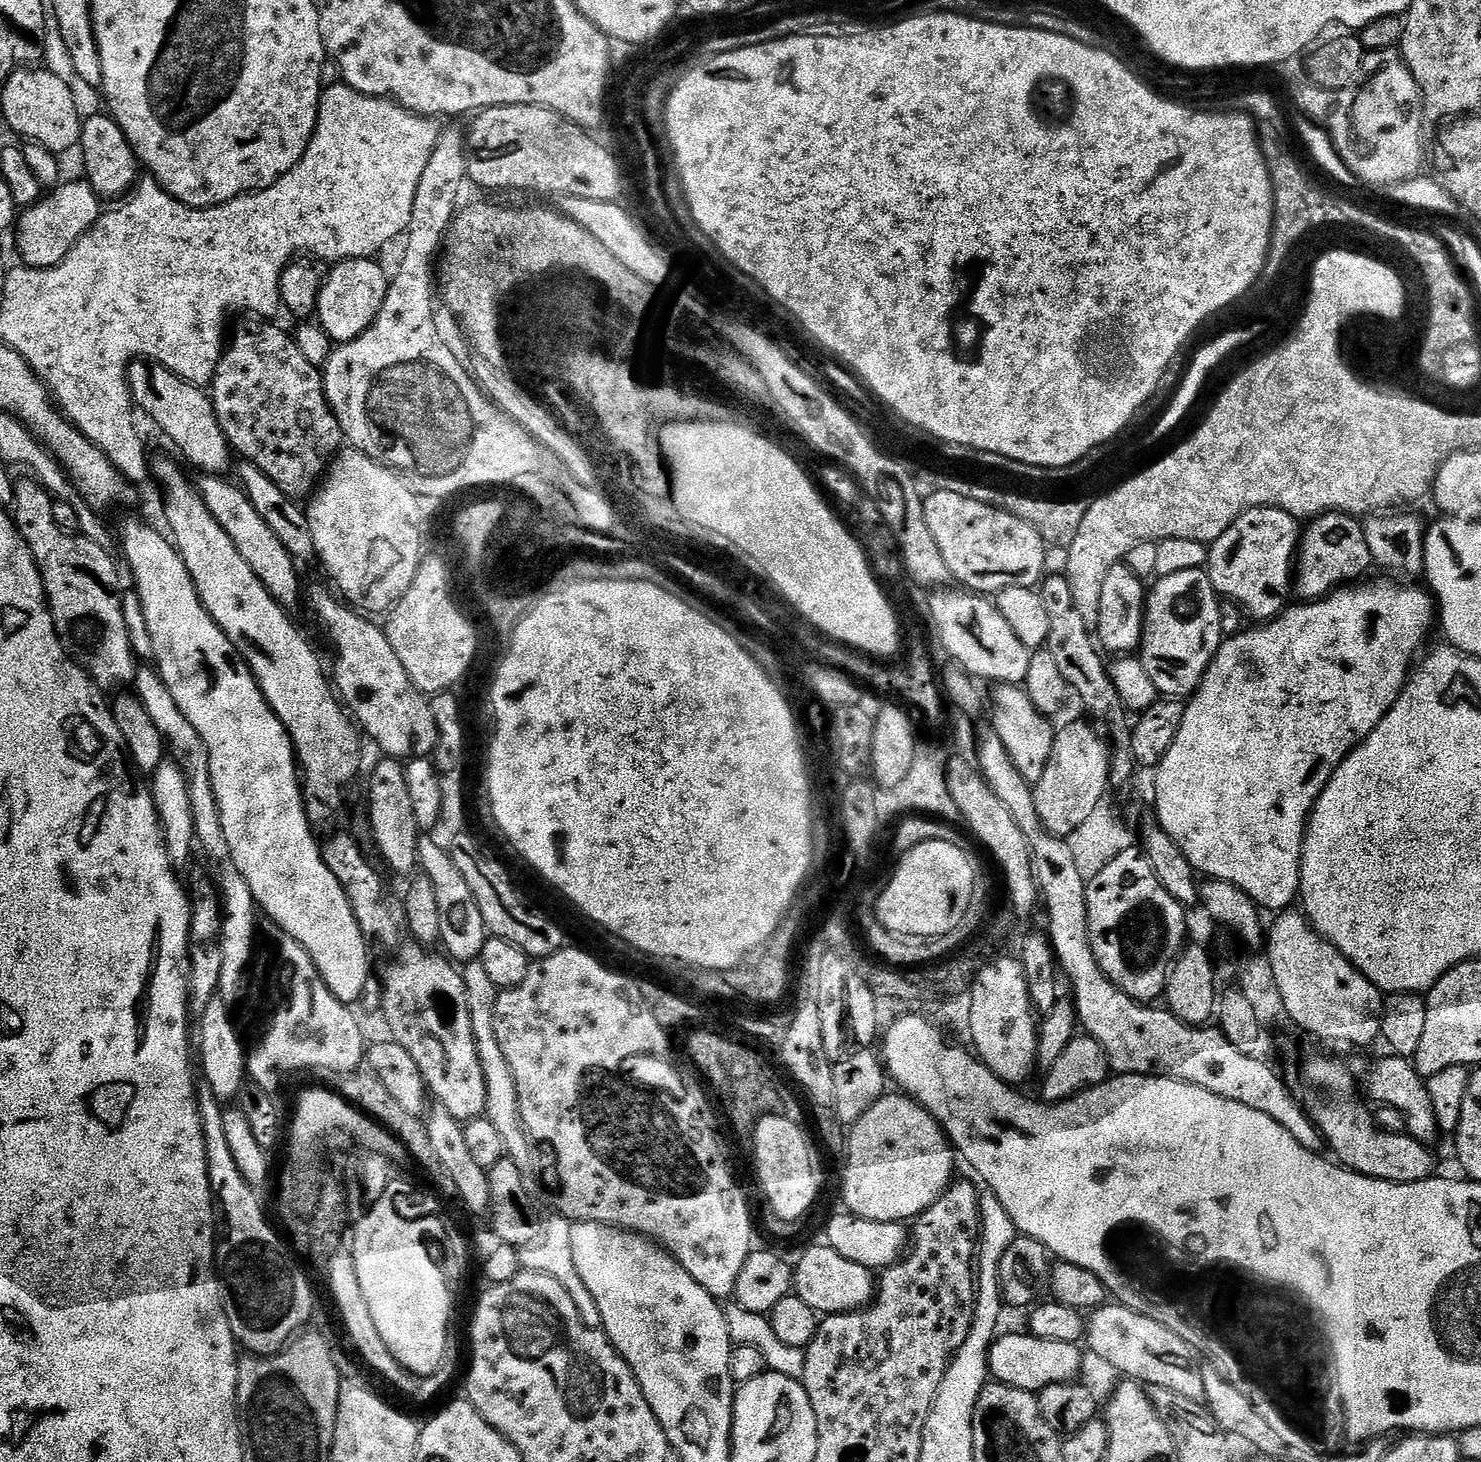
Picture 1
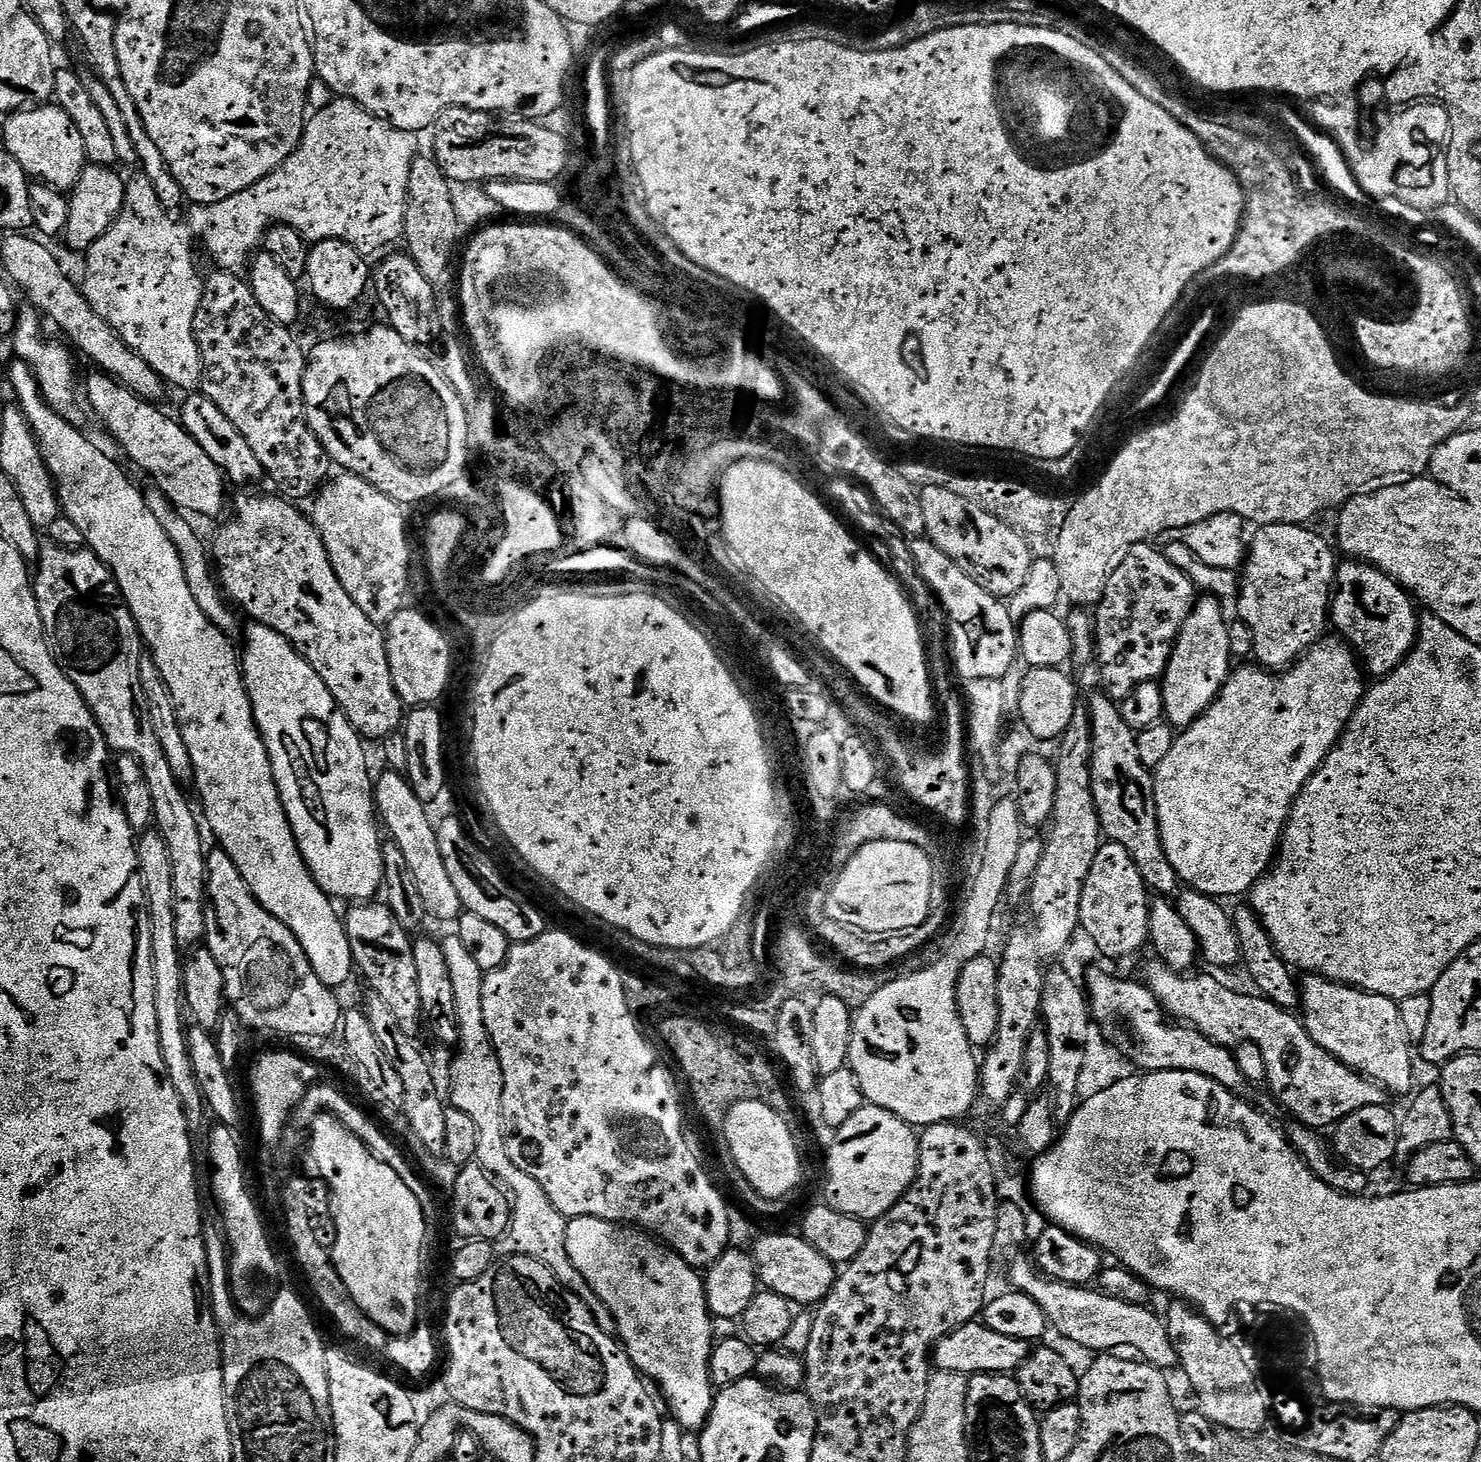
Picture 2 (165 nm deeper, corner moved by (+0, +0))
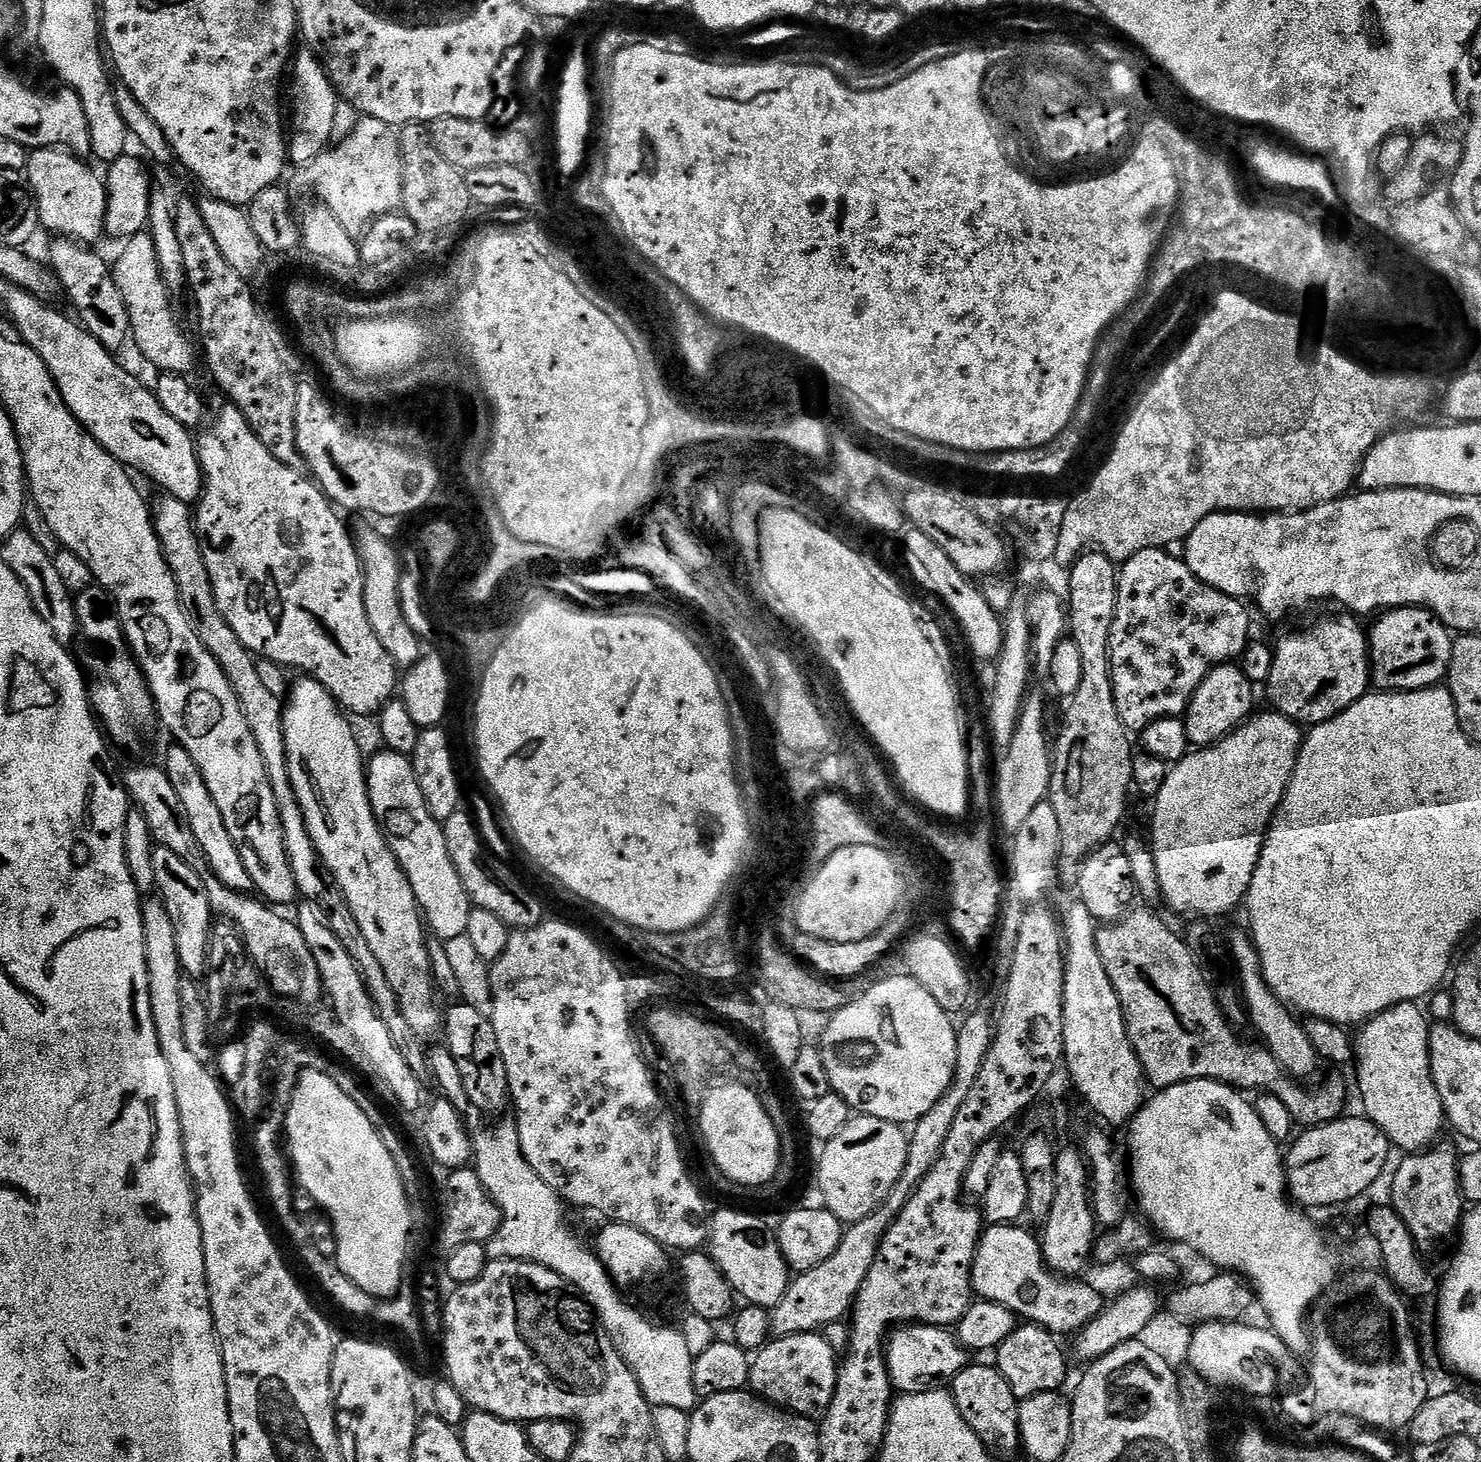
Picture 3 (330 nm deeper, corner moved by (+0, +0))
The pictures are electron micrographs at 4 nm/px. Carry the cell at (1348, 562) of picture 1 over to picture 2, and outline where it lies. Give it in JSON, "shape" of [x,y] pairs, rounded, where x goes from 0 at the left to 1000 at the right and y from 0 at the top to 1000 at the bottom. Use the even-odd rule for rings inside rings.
{"shape":[[[910,382],[902,390],[898,427],[905,432],[903,433],[915,446],[920,459],[924,463],[934,464],[938,462],[956,443],[957,416],[954,408],[939,394],[920,383]]]}

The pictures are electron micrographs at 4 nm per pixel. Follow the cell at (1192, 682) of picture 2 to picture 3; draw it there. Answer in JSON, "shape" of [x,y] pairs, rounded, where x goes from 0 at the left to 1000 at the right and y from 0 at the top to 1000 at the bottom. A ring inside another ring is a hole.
{"shape":[[[824,453],[816,457],[813,464],[804,474],[798,490],[803,507],[808,510],[815,510],[839,495],[847,486],[845,472],[847,472],[846,469],[840,462],[837,453]]]}

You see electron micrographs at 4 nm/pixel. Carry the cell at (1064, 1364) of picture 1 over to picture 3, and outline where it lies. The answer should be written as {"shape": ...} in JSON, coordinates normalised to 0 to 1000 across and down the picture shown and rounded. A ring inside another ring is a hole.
{"shape":[[[613,904],[606,908],[604,910],[598,917],[598,930],[600,941],[602,943],[602,949],[606,953],[612,953],[619,951],[619,944],[635,944],[637,941],[642,943],[652,935],[652,923],[639,908]]]}

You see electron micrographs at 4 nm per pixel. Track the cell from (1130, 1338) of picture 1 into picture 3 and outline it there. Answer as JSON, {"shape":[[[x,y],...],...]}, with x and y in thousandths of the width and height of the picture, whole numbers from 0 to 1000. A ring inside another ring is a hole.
{"shape":[[[685,837],[665,839],[656,861],[656,882],[661,889],[679,893],[689,904],[702,906],[711,912],[732,908],[744,896],[744,887],[731,875],[719,874],[710,869],[703,856],[702,849]]]}

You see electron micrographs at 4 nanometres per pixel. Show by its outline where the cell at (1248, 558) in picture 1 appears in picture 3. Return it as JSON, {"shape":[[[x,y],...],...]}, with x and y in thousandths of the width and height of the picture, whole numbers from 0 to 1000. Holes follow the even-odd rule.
{"shape":[[[915,421],[897,421],[889,425],[887,430],[881,432],[870,432],[859,445],[859,455],[855,466],[856,479],[861,486],[869,490],[873,494],[883,492],[891,494],[896,492],[897,490],[910,484],[915,479],[924,475],[925,473],[925,455],[924,453],[924,437],[922,433],[918,432],[918,427]]]}

